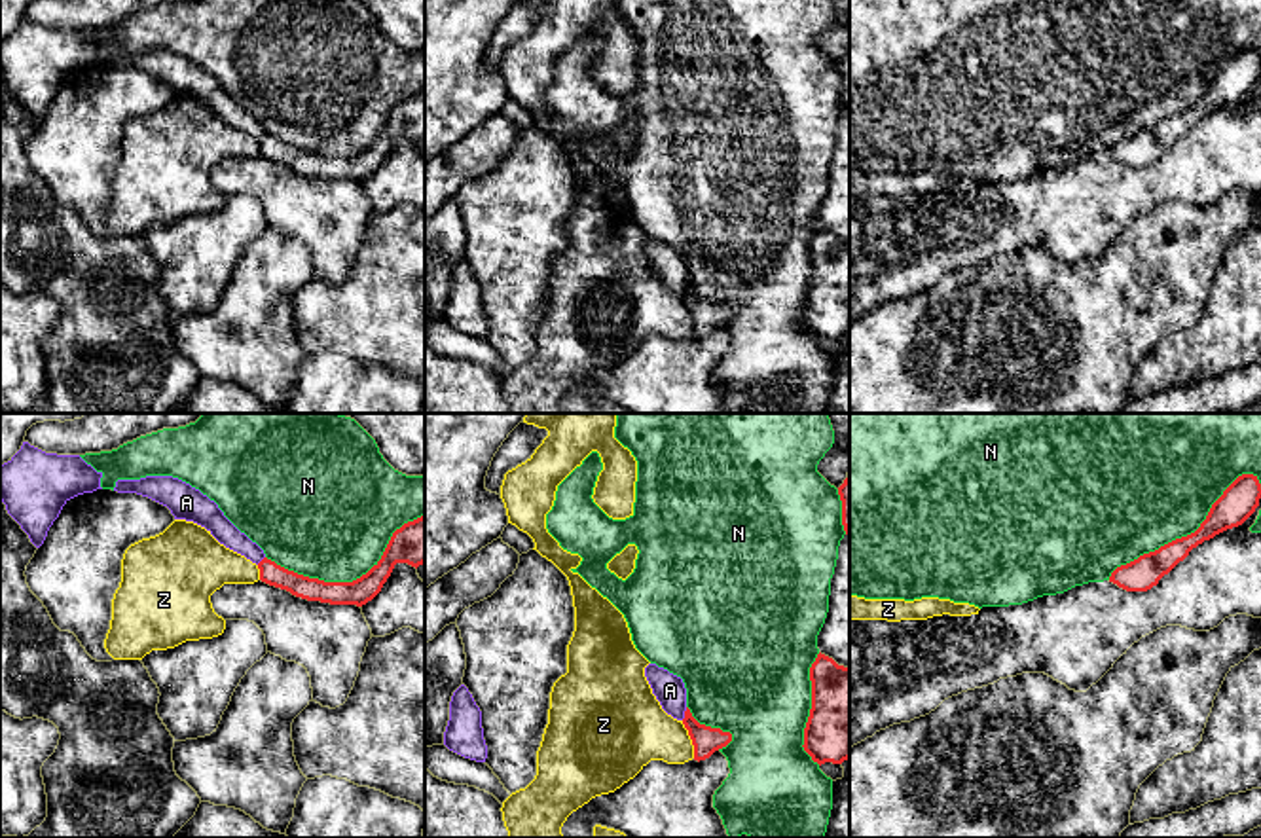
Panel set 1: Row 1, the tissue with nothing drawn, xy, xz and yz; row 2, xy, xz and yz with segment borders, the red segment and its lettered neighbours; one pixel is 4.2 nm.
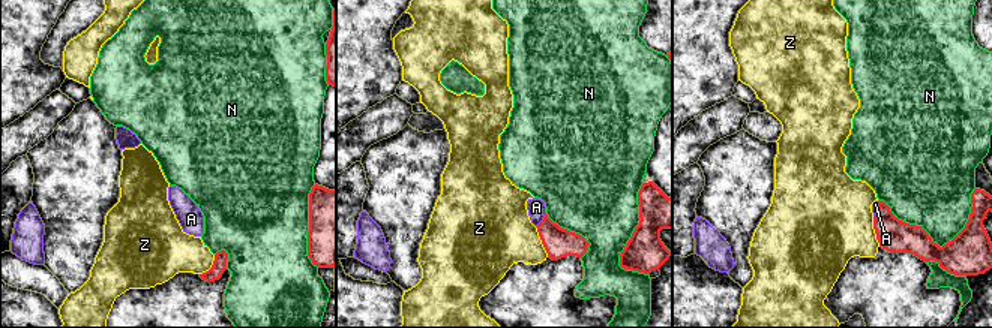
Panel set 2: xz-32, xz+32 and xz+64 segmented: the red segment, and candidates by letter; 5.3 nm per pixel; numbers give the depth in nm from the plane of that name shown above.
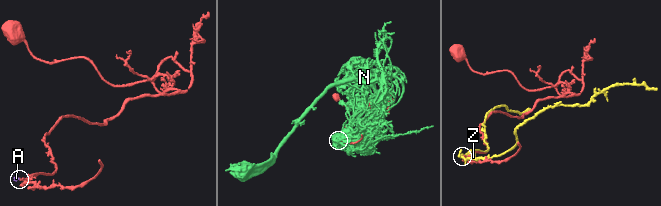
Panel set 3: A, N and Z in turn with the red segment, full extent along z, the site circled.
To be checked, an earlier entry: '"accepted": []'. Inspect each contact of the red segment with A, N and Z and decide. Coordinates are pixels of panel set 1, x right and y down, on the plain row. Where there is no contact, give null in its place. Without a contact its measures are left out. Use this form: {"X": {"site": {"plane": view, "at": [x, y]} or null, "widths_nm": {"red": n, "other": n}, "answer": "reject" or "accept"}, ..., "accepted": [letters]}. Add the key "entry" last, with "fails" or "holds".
{"A": {"site": {"plane": "xz", "at": [685, 289]}, "widths_nm": {"red": 120, "other": 130}, "answer": "reject"}, "N": {"site": {"plane": "xy", "at": [349, 158]}, "widths_nm": {"red": 110, "other": 480}, "answer": "reject"}, "Z": {"site": {"plane": "xz", "at": [691, 313]}, "widths_nm": {"red": 120, "other": 300}, "answer": "reject"}, "accepted": [], "entry": "holds"}

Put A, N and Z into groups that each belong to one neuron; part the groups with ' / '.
A N / Z

